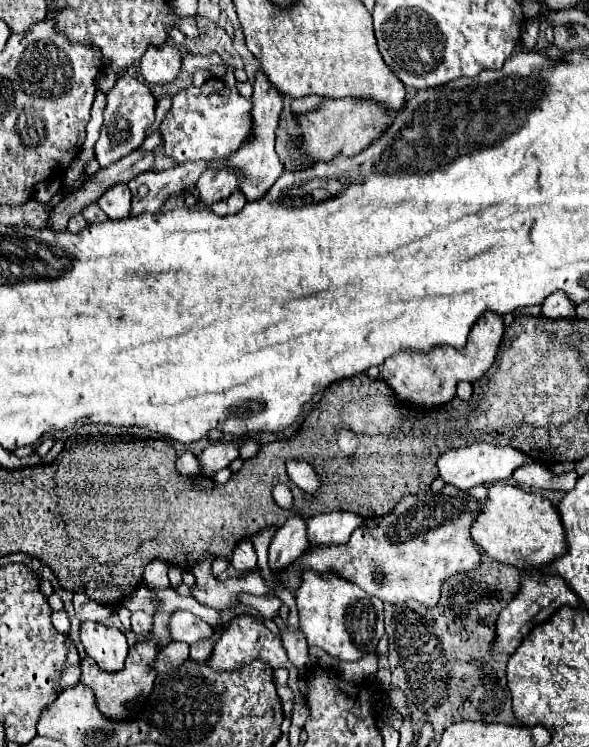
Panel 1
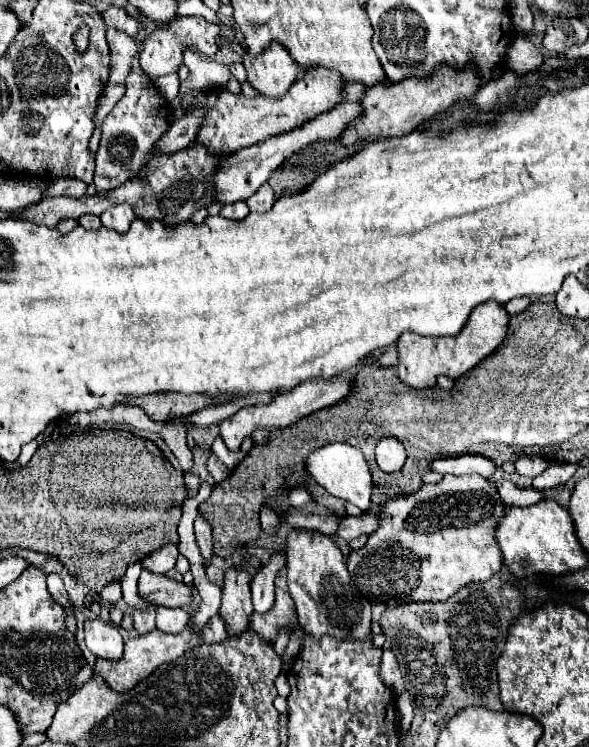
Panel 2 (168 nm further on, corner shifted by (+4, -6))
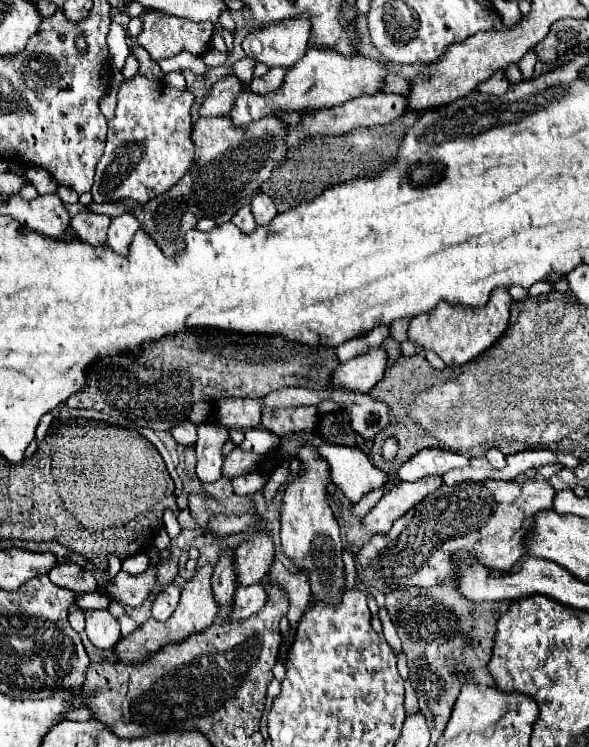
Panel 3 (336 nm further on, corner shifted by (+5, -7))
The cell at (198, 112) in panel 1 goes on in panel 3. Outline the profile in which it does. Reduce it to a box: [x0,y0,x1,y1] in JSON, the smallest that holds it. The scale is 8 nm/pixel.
[229,49,387,127]

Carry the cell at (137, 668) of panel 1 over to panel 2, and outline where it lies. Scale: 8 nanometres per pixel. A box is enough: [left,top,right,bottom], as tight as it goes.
[94,622,202,690]

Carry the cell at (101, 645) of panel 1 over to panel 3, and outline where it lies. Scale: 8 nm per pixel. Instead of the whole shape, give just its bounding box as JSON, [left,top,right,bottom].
[85,611,119,649]

